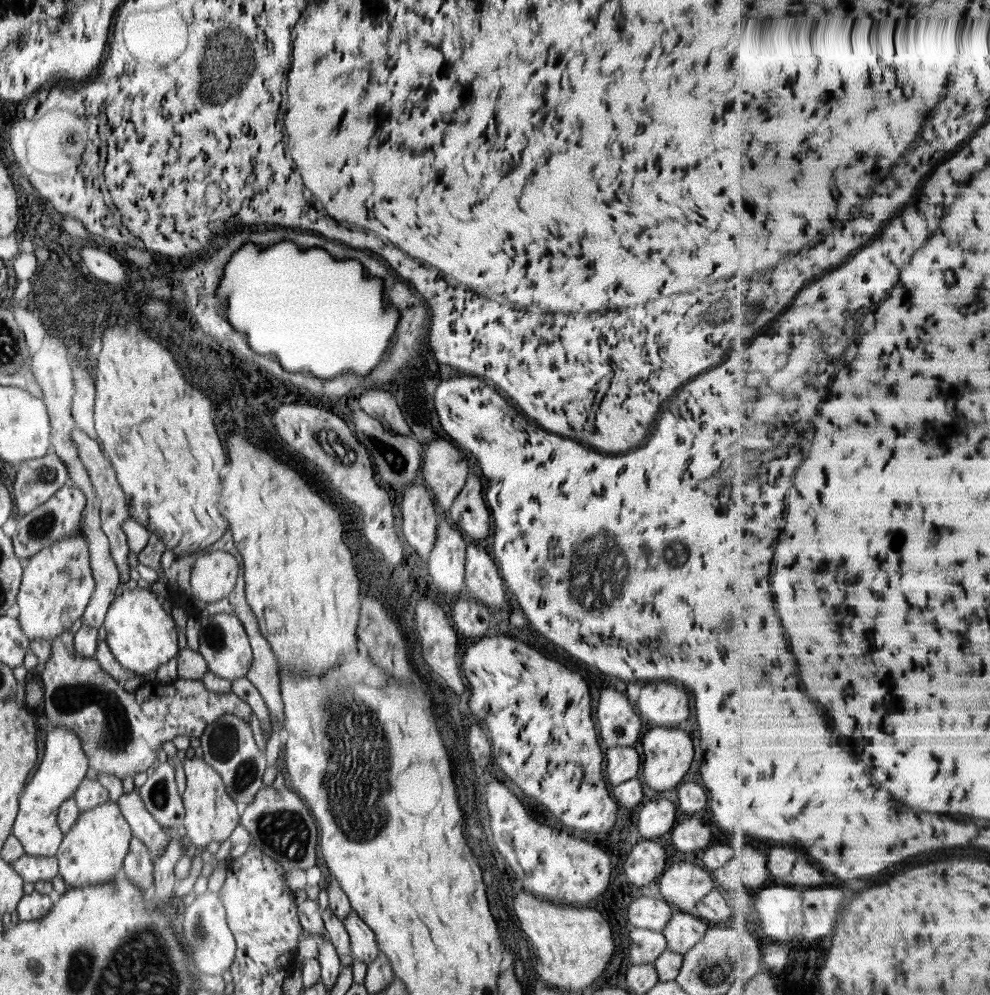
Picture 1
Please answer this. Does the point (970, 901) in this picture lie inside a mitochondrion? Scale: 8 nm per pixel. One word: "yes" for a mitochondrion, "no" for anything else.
no

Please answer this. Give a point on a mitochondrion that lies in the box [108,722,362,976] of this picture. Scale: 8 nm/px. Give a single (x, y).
(285, 831)

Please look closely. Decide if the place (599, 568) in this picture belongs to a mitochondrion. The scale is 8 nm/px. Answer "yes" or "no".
yes

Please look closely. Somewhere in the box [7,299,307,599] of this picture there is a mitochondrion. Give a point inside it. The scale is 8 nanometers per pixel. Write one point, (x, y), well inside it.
(38, 528)

